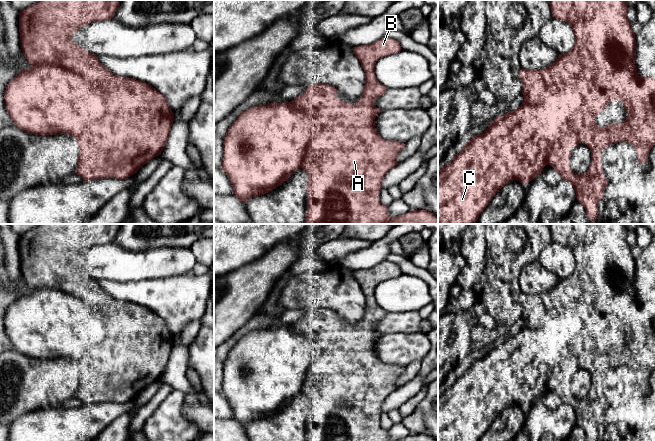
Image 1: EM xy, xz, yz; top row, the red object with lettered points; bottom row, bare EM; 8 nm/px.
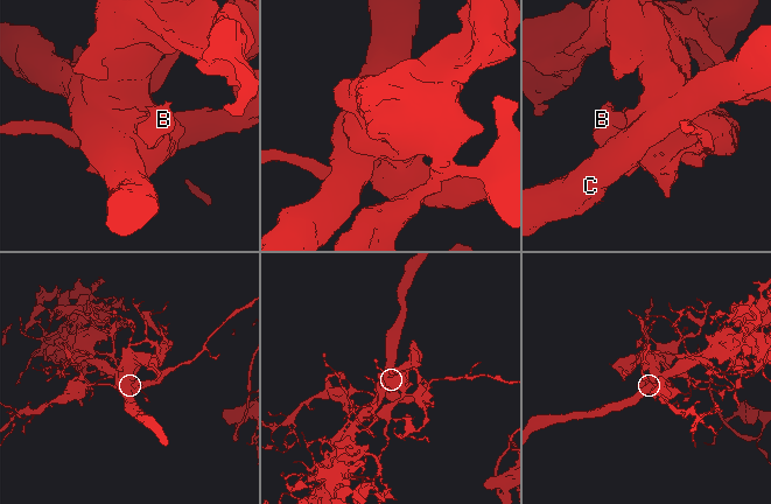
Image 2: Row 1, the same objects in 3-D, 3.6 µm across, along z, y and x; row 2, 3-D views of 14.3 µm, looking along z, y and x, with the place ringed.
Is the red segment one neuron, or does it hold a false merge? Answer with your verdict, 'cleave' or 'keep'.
cleave

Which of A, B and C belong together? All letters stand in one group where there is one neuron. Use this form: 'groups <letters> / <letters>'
groups A B / C

